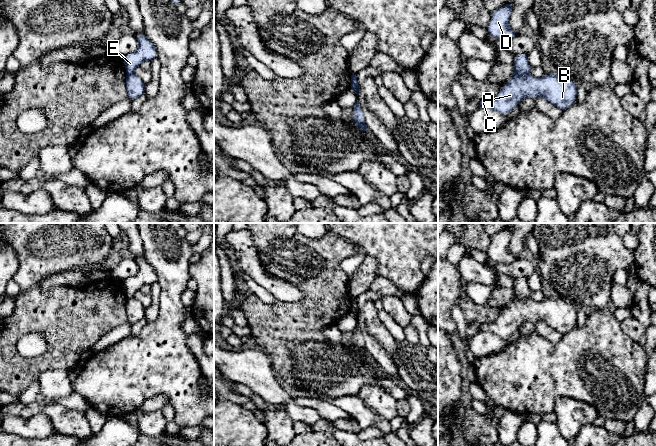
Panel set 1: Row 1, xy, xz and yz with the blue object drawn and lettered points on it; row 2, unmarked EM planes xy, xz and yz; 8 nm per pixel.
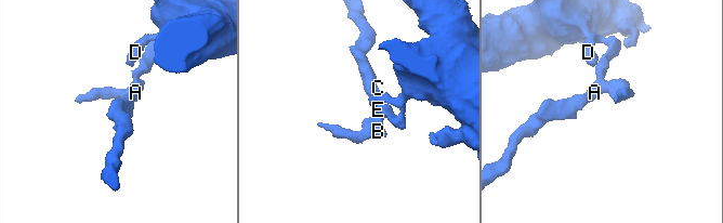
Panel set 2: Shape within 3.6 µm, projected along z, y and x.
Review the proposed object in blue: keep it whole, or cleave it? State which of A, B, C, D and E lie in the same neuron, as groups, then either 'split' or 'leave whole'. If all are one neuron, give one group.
A B C / D E | split

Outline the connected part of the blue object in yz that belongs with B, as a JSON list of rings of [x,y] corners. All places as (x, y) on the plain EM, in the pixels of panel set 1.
[[[529,297],[514,299],[506,306],[499,318],[493,323],[484,323],[479,332],[490,332],[507,339],[519,326],[527,321],[543,321],[561,335],[571,331],[577,322],[577,310],[566,299],[545,298],[536,302]]]

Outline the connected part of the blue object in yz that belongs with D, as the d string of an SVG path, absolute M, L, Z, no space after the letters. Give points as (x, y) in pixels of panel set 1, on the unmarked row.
M512 228L504 229L491 237L487 251L488 258L496 263L511 264L517 256L509 251Z

